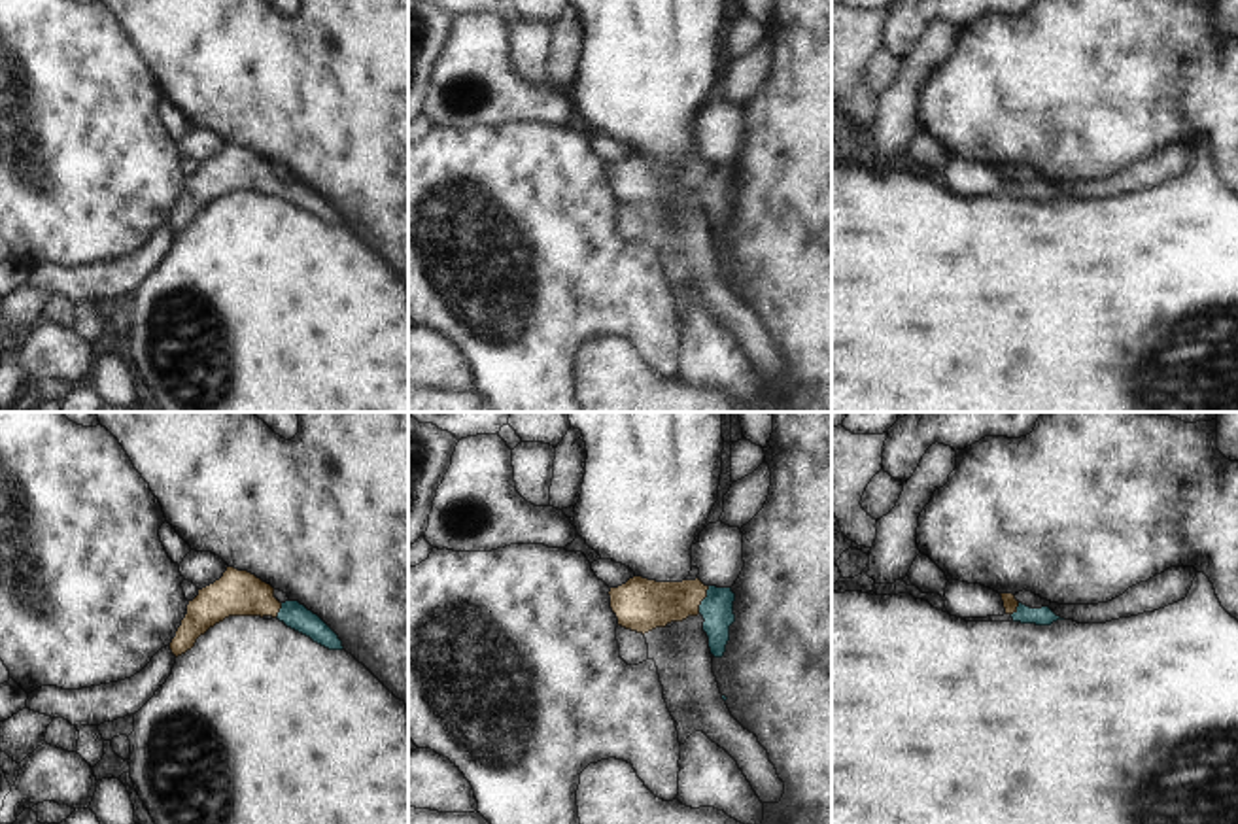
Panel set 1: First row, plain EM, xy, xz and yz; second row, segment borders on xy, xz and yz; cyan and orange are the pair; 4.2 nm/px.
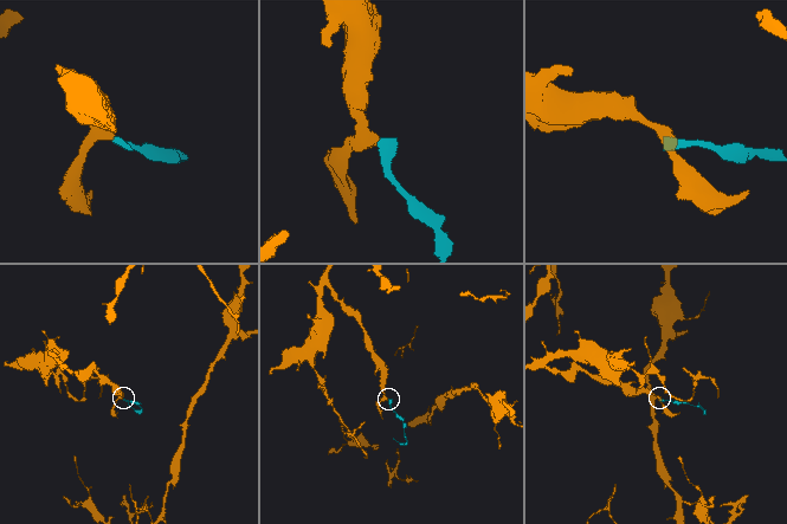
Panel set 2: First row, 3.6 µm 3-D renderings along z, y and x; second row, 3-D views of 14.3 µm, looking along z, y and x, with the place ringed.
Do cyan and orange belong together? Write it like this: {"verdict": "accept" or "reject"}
{"verdict": "accept"}

